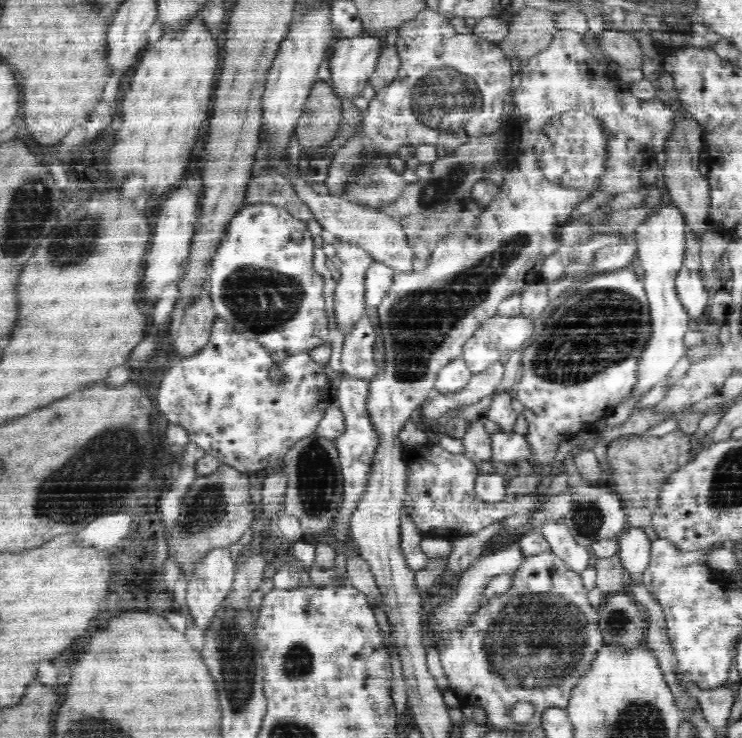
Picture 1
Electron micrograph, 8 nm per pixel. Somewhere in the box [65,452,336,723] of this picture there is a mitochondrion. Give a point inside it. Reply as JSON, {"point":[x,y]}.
{"point":[238,671]}

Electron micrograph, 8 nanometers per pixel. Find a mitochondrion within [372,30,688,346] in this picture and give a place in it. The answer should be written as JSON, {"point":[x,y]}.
{"point":[443,99]}

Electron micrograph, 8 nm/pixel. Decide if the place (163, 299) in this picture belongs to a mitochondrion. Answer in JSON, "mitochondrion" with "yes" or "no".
{"mitochondrion":"no"}

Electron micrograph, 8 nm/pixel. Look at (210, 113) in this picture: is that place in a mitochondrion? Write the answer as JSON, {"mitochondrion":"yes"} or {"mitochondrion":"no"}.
{"mitochondrion":"no"}

